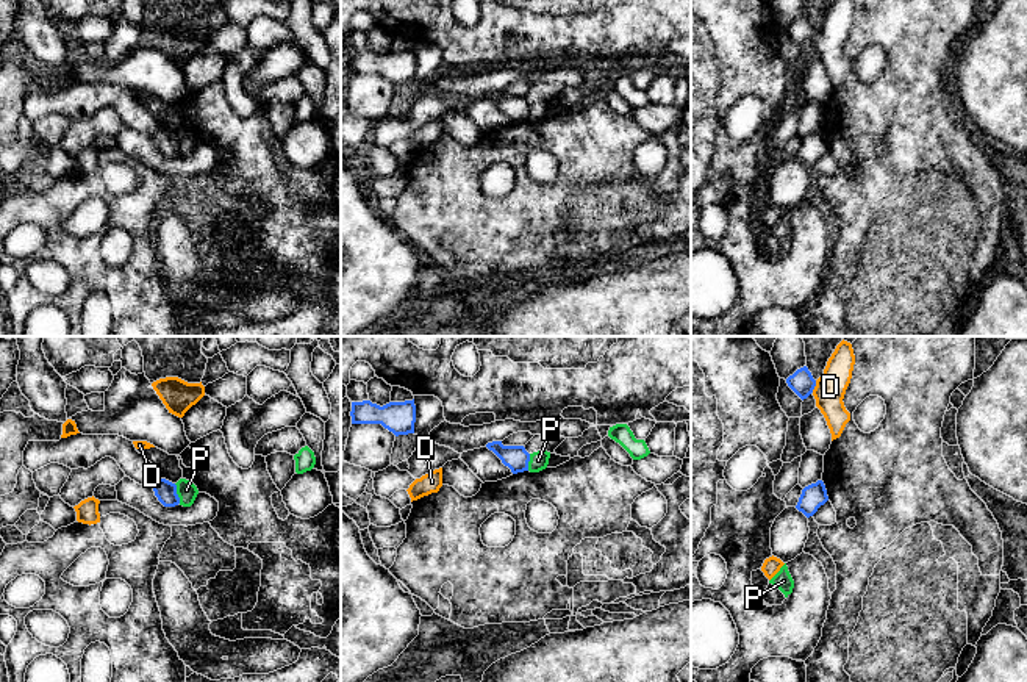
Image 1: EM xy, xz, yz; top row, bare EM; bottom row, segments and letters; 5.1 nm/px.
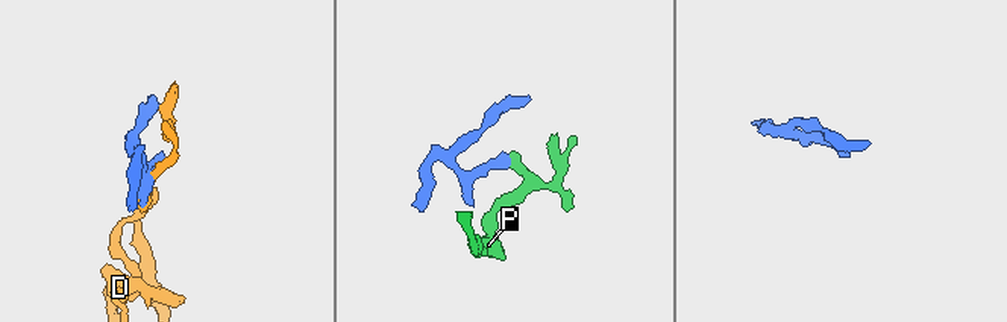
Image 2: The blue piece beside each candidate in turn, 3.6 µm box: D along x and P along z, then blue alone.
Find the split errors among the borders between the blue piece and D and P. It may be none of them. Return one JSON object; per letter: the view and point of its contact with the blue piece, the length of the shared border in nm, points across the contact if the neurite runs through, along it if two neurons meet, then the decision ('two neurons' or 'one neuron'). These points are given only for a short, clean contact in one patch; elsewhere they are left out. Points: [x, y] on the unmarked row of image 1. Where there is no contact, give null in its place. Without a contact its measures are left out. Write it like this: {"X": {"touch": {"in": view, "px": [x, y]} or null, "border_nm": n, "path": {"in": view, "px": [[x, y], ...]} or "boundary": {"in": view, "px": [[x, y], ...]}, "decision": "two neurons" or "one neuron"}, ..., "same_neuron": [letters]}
{"D": {"touch": {"in": "yz", "px": [815, 35]}, "border_nm": 70, "boundary": {"in": "yz", "px": [[816, 30], [812, 41]]}, "decision": "two neurons"}, "P": {"touch": {"in": "xy", "px": [175, 143]}, "border_nm": 110, "decision": "one neuron"}, "same_neuron": ["P"]}

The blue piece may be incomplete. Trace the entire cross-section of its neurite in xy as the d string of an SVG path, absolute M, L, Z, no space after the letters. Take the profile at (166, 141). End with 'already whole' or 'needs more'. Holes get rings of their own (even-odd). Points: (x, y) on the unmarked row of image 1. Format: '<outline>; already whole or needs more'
M159 128L153 135L155 145L164 156L191 156L199 144L197 136L186 128L180 128L177 133L172 133L166 128Z; needs more

